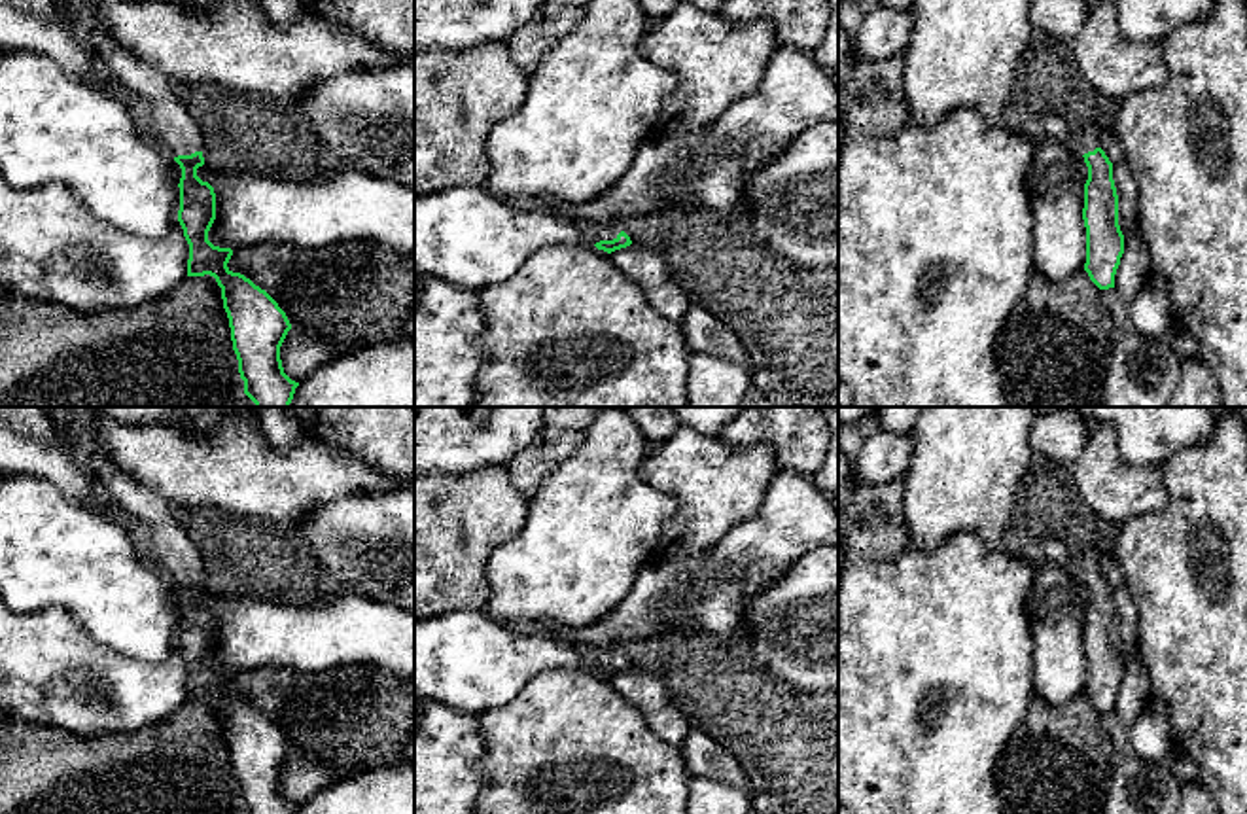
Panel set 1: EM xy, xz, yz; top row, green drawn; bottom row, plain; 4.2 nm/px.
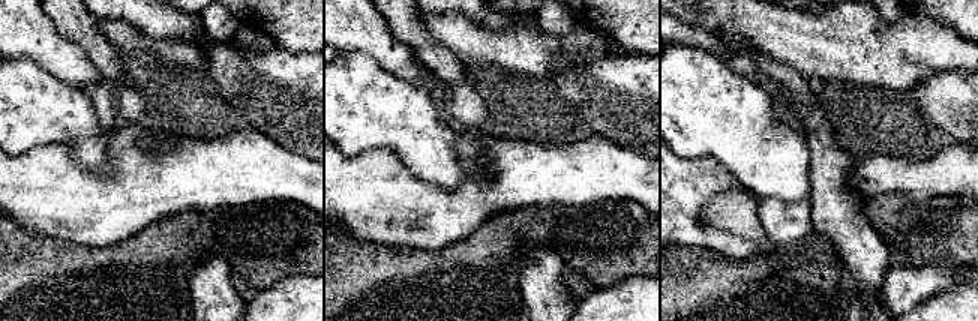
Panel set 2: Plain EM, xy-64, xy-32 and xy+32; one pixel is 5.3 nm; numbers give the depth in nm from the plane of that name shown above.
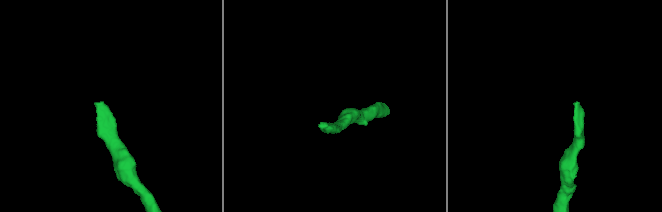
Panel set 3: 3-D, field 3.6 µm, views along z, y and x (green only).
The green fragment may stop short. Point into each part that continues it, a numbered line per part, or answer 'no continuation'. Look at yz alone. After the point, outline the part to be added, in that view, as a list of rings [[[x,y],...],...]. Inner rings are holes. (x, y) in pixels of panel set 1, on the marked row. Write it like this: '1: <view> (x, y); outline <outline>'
1: yz (1090, 137); outline [[[1084,125],[1080,131],[1080,155],[1094,151],[1096,148],[1101,148],[1101,133],[1094,125]]]

